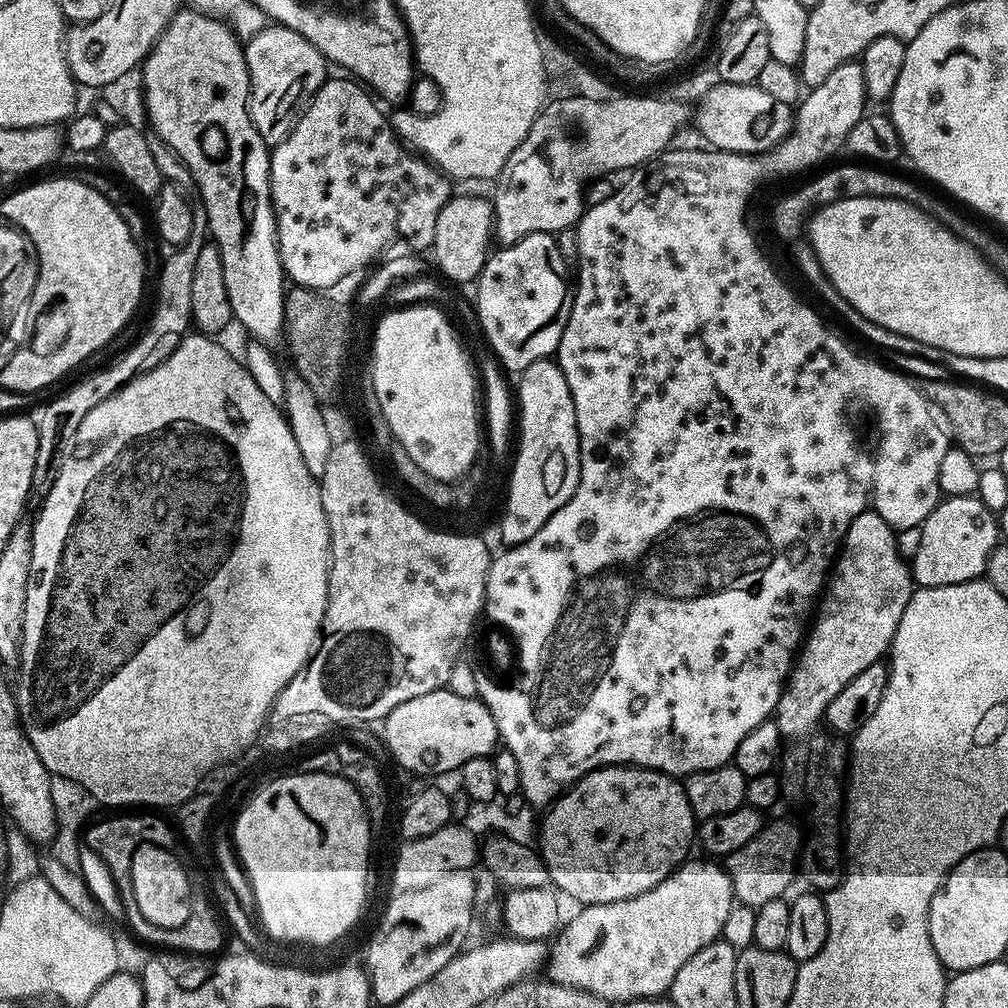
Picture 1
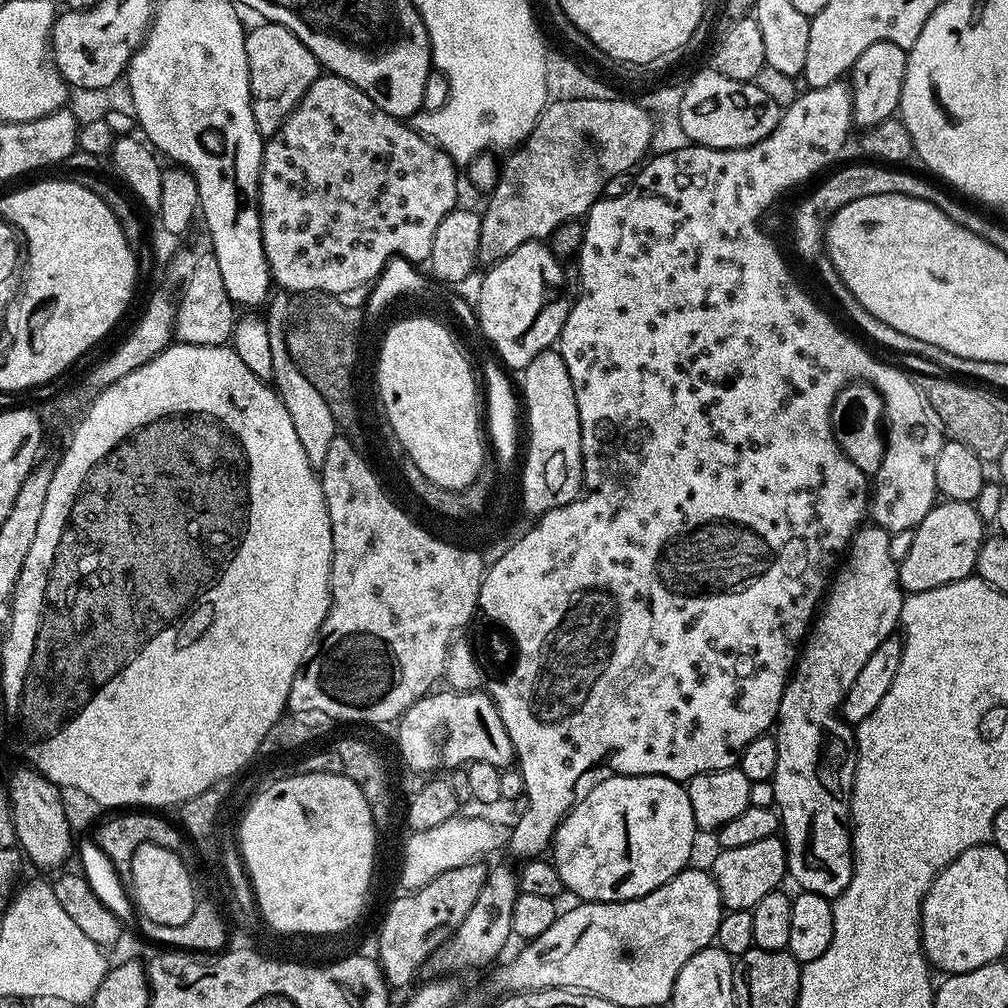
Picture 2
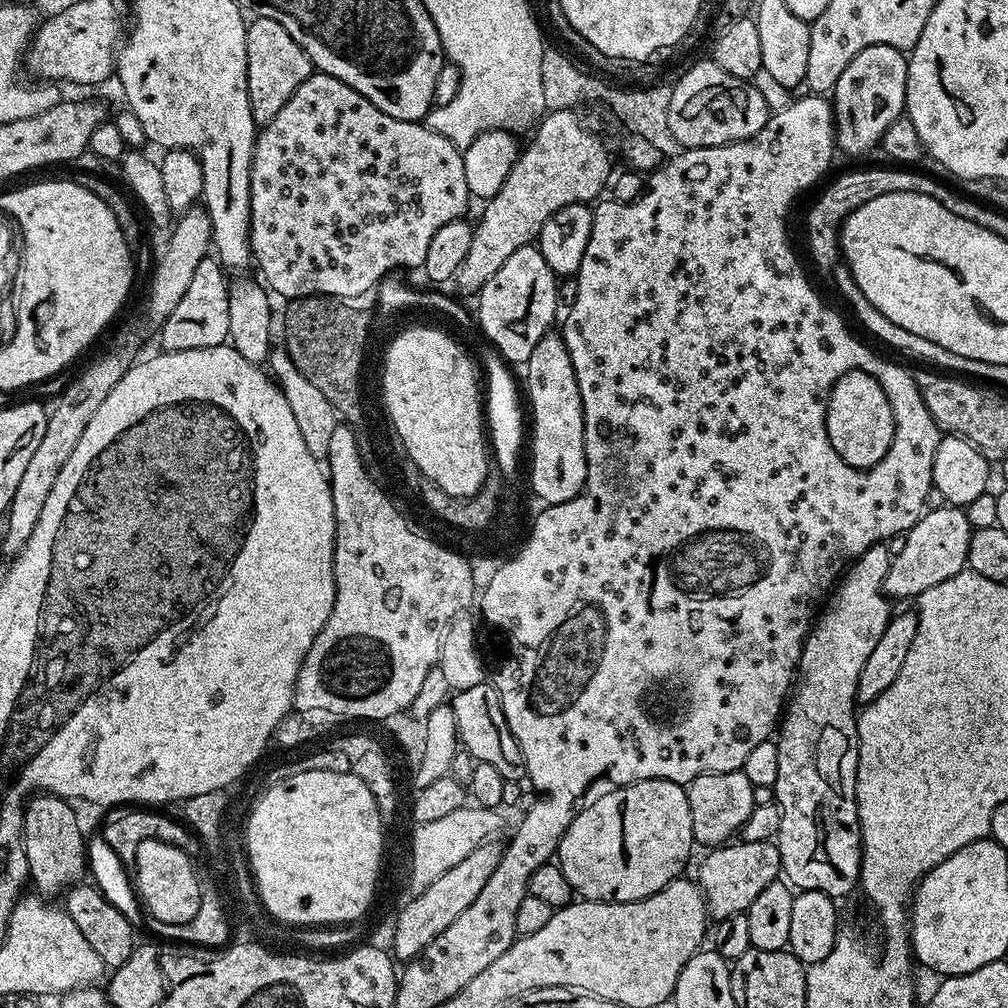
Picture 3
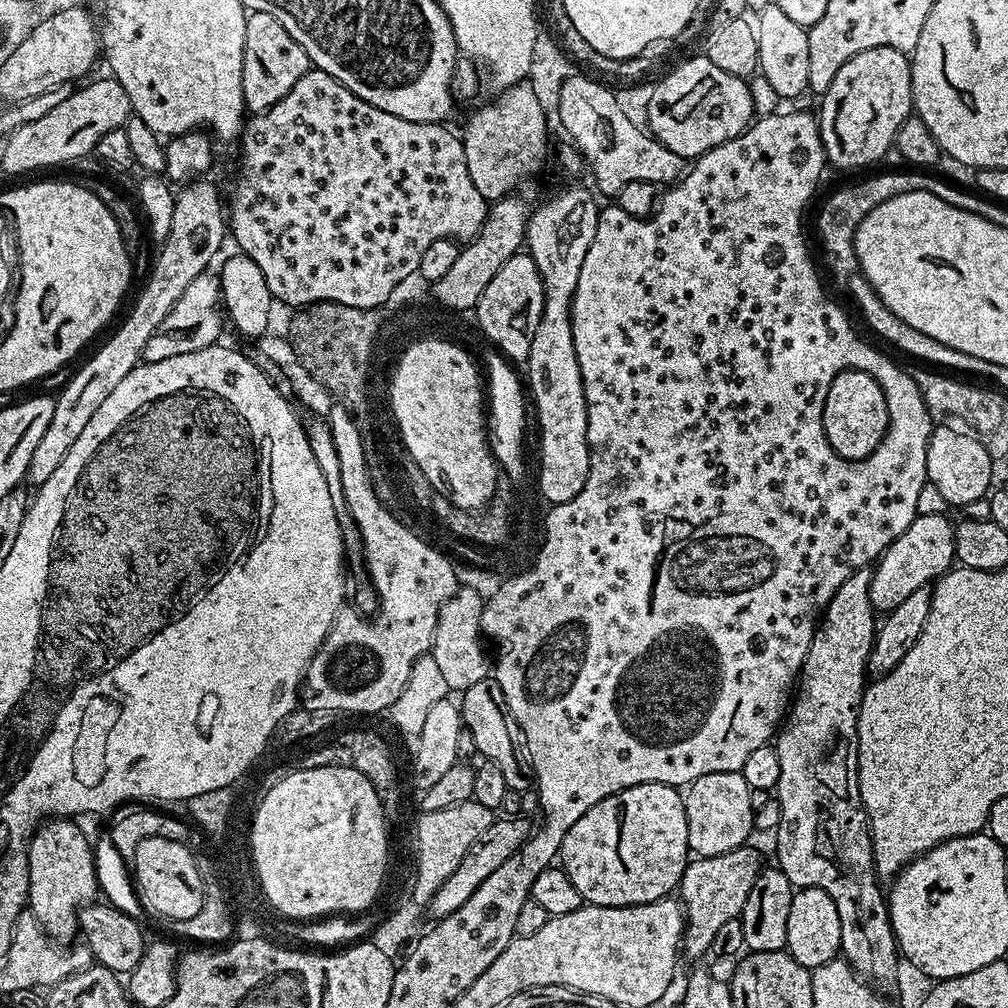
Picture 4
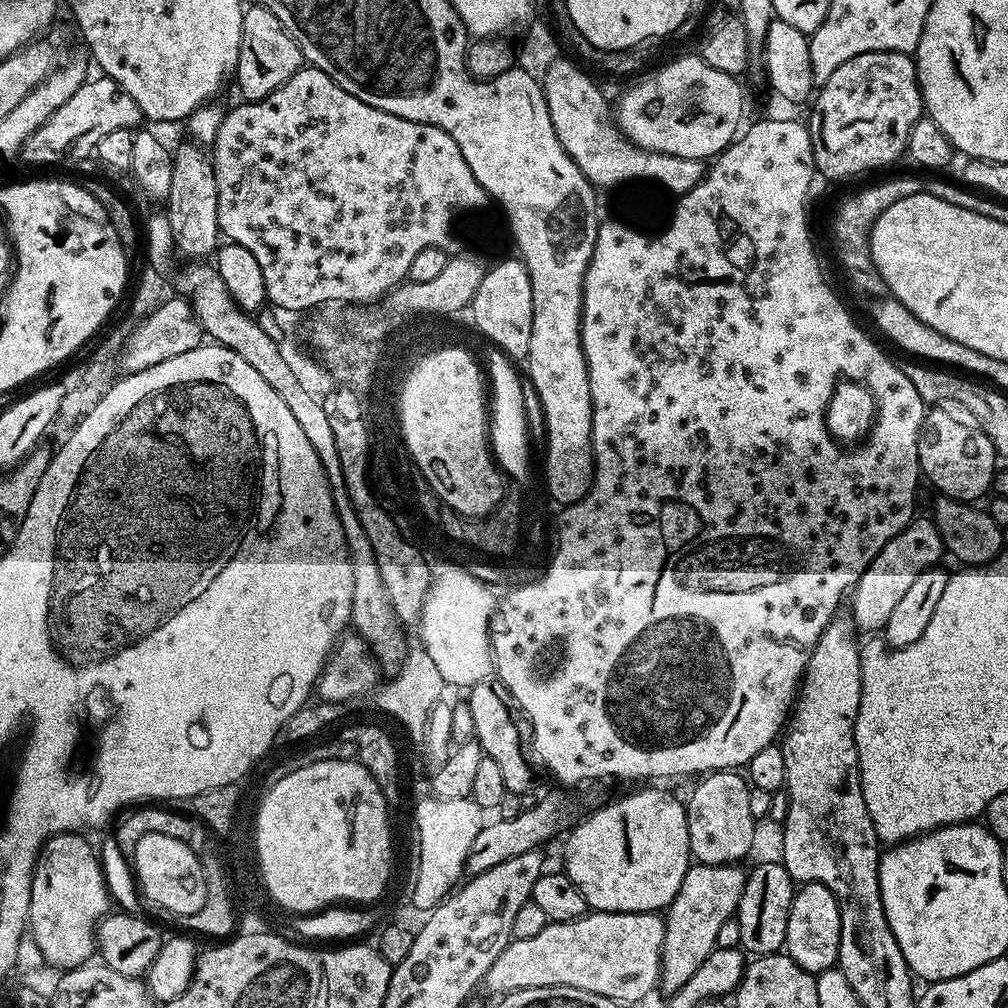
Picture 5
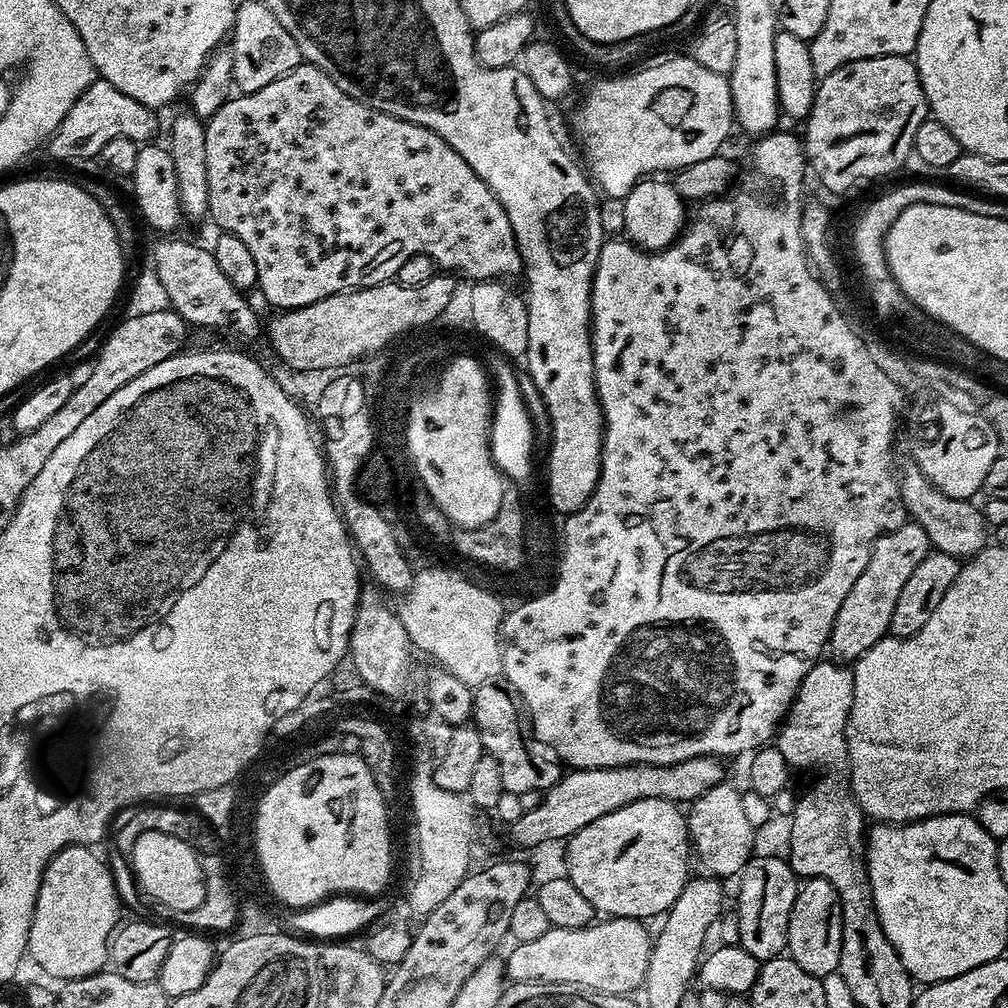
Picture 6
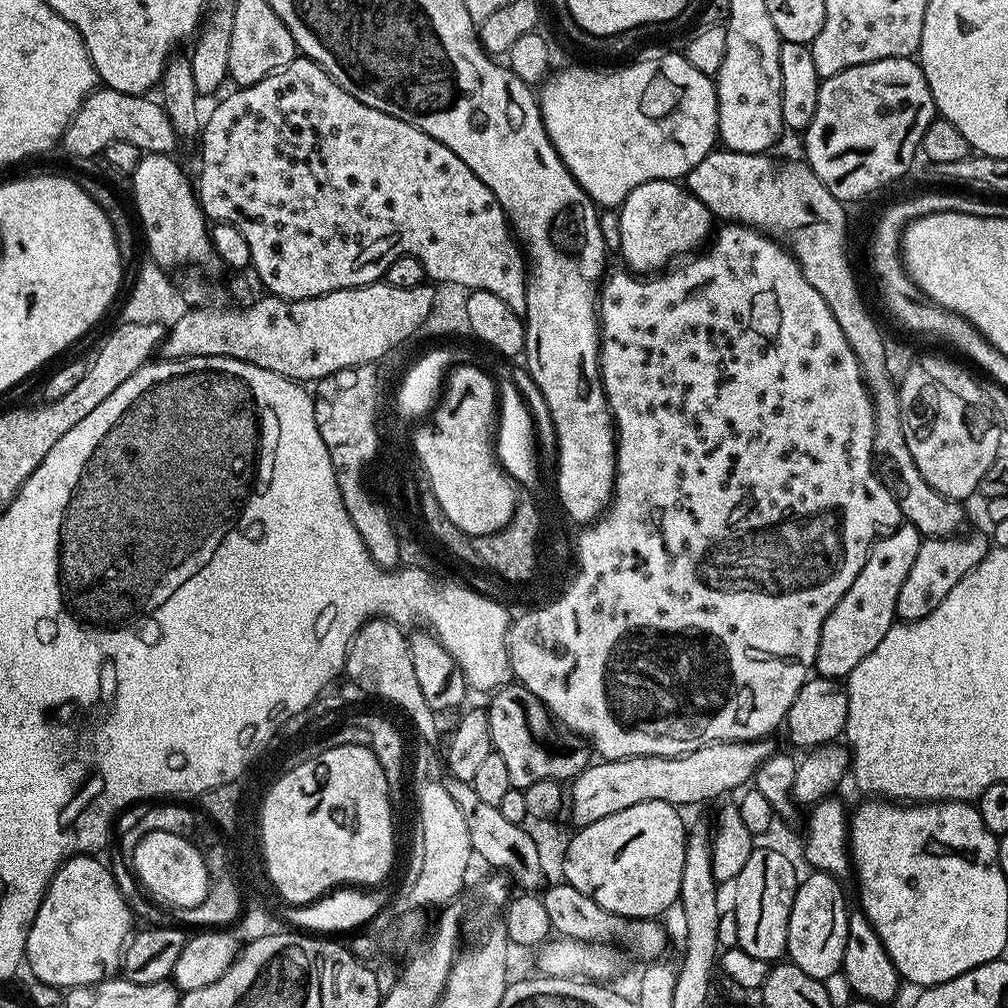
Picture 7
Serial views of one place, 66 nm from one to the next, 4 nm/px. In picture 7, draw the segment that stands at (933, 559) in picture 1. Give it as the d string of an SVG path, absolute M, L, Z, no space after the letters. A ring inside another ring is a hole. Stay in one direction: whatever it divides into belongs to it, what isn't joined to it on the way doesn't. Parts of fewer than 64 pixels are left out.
M904 522L894 531L881 535L872 545L858 578L854 578L850 590L842 594L838 606L834 606L826 622L822 622L815 666L819 675L847 678L854 666L858 666L858 662L862 662L862 658L886 638L886 630L890 630L897 619L898 590L902 590L902 582L906 582L910 566L914 566L921 539L920 531L913 524Z

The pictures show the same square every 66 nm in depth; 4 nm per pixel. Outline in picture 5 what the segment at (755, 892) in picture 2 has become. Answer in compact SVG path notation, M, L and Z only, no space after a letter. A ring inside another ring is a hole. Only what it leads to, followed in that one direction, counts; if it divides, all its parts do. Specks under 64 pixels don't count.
M697 864L689 867L678 894L672 899L664 916L664 956L660 959L659 991L677 992L710 958L717 948L716 939L722 922L733 919L740 907L746 872L740 864Z

